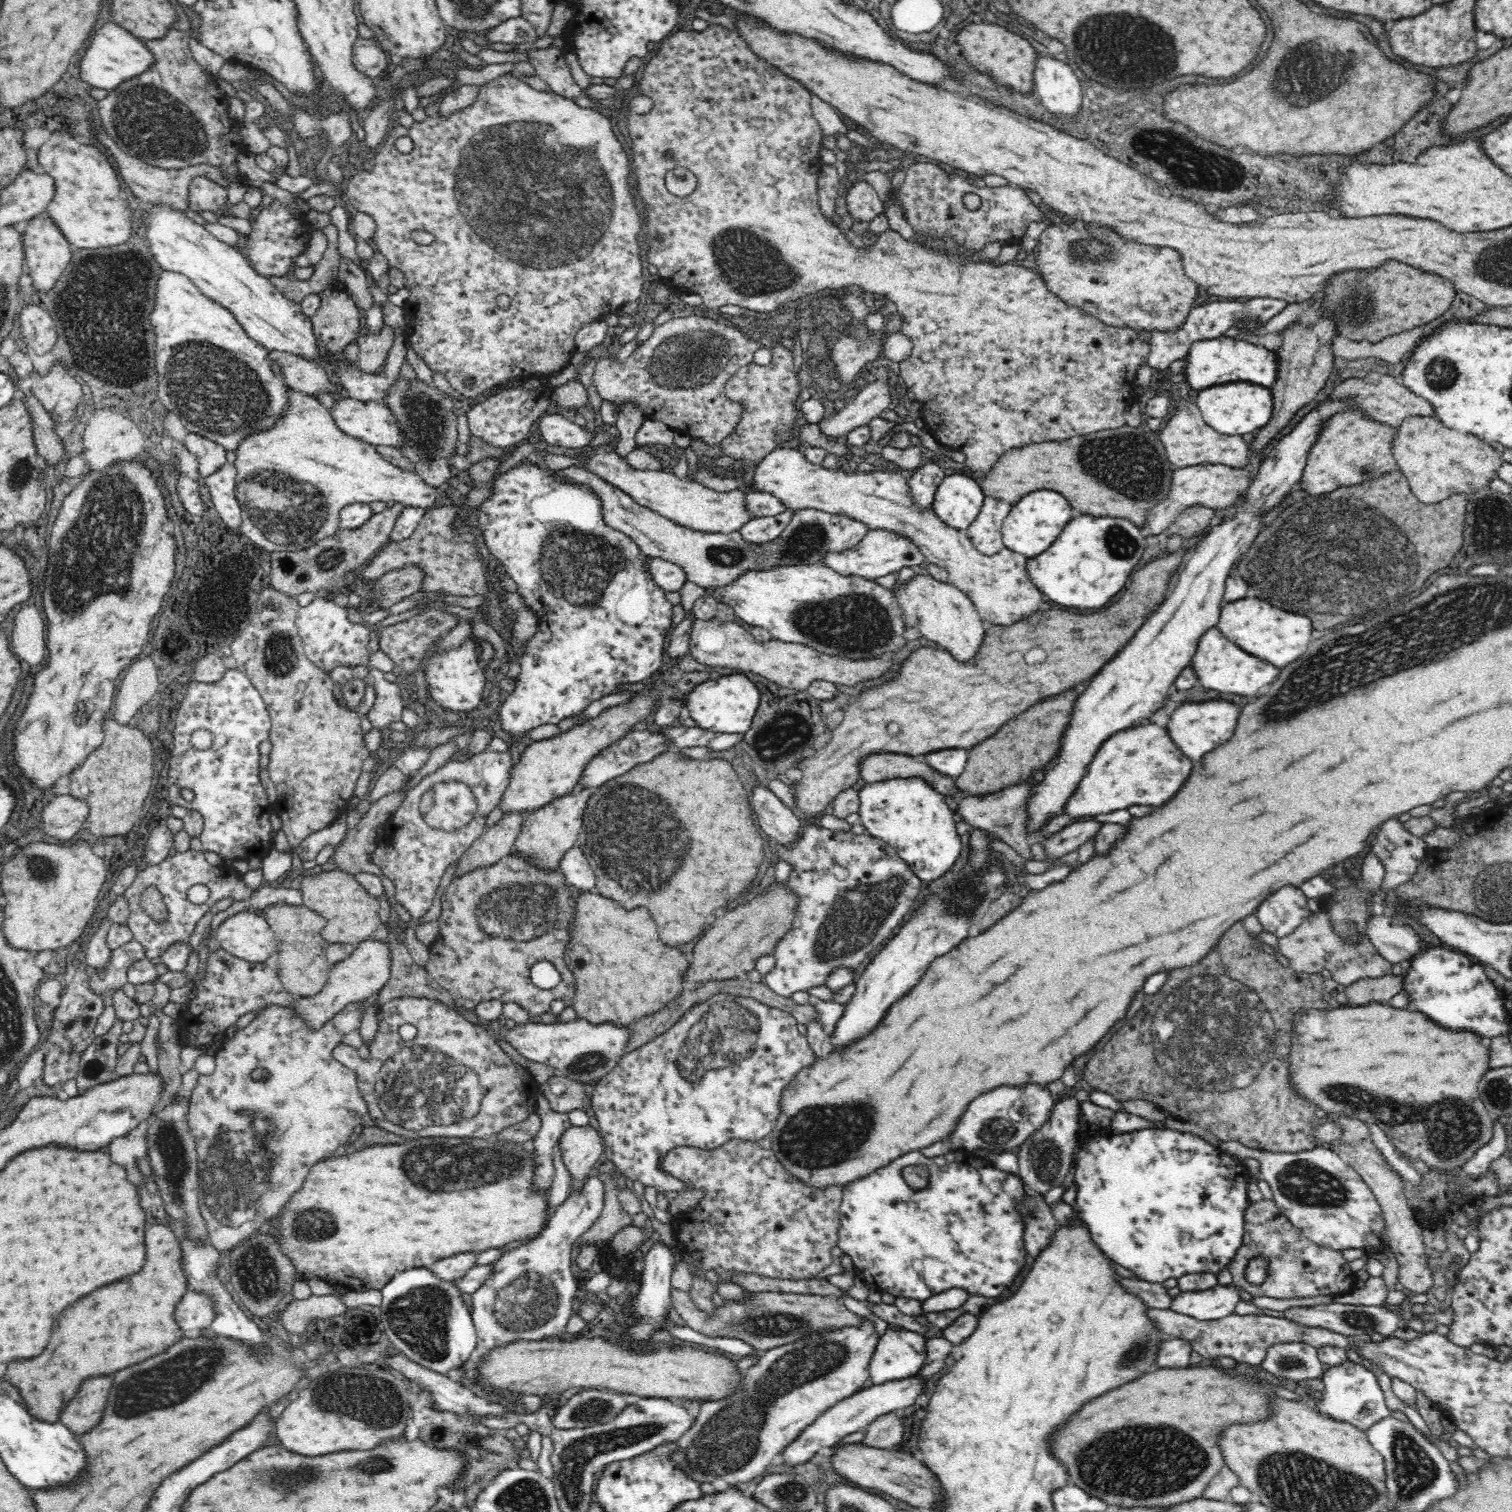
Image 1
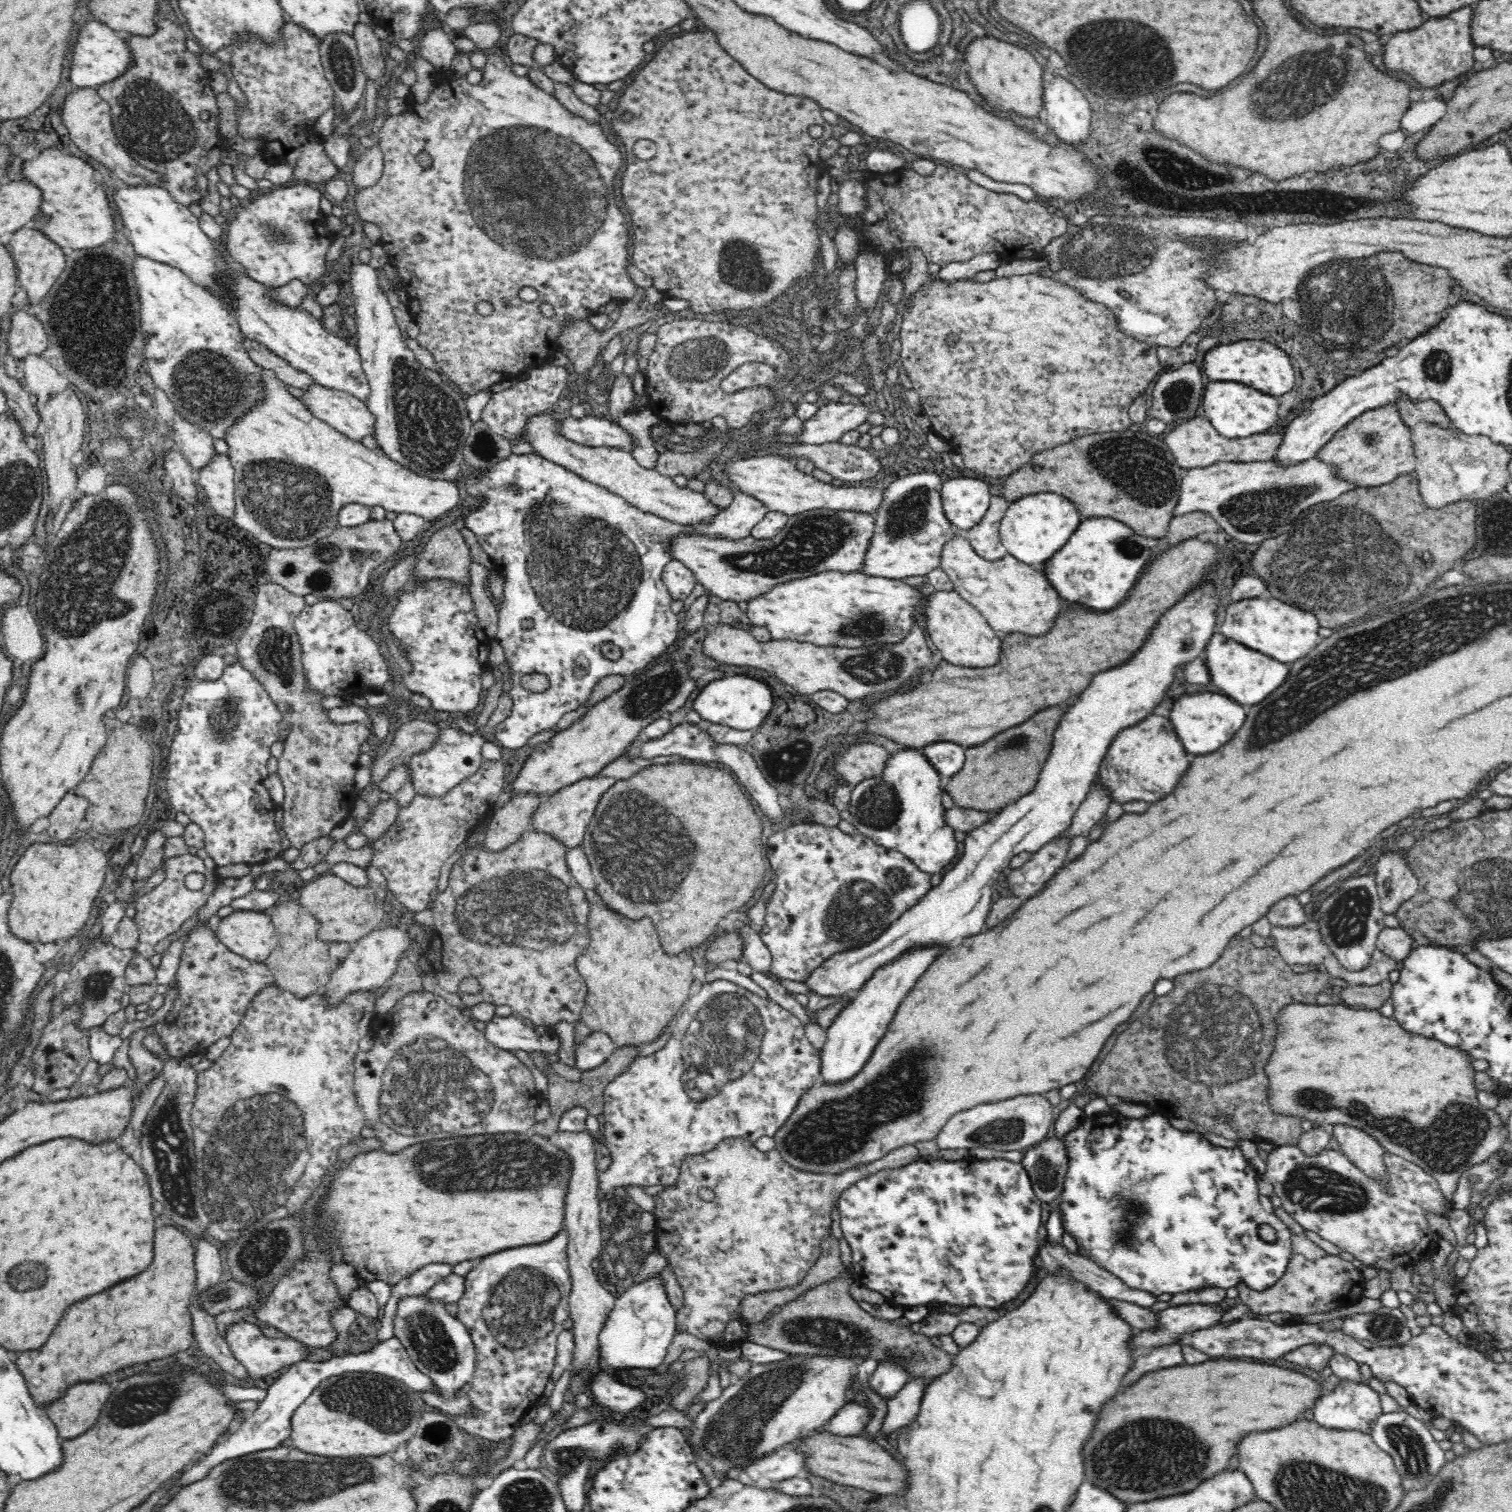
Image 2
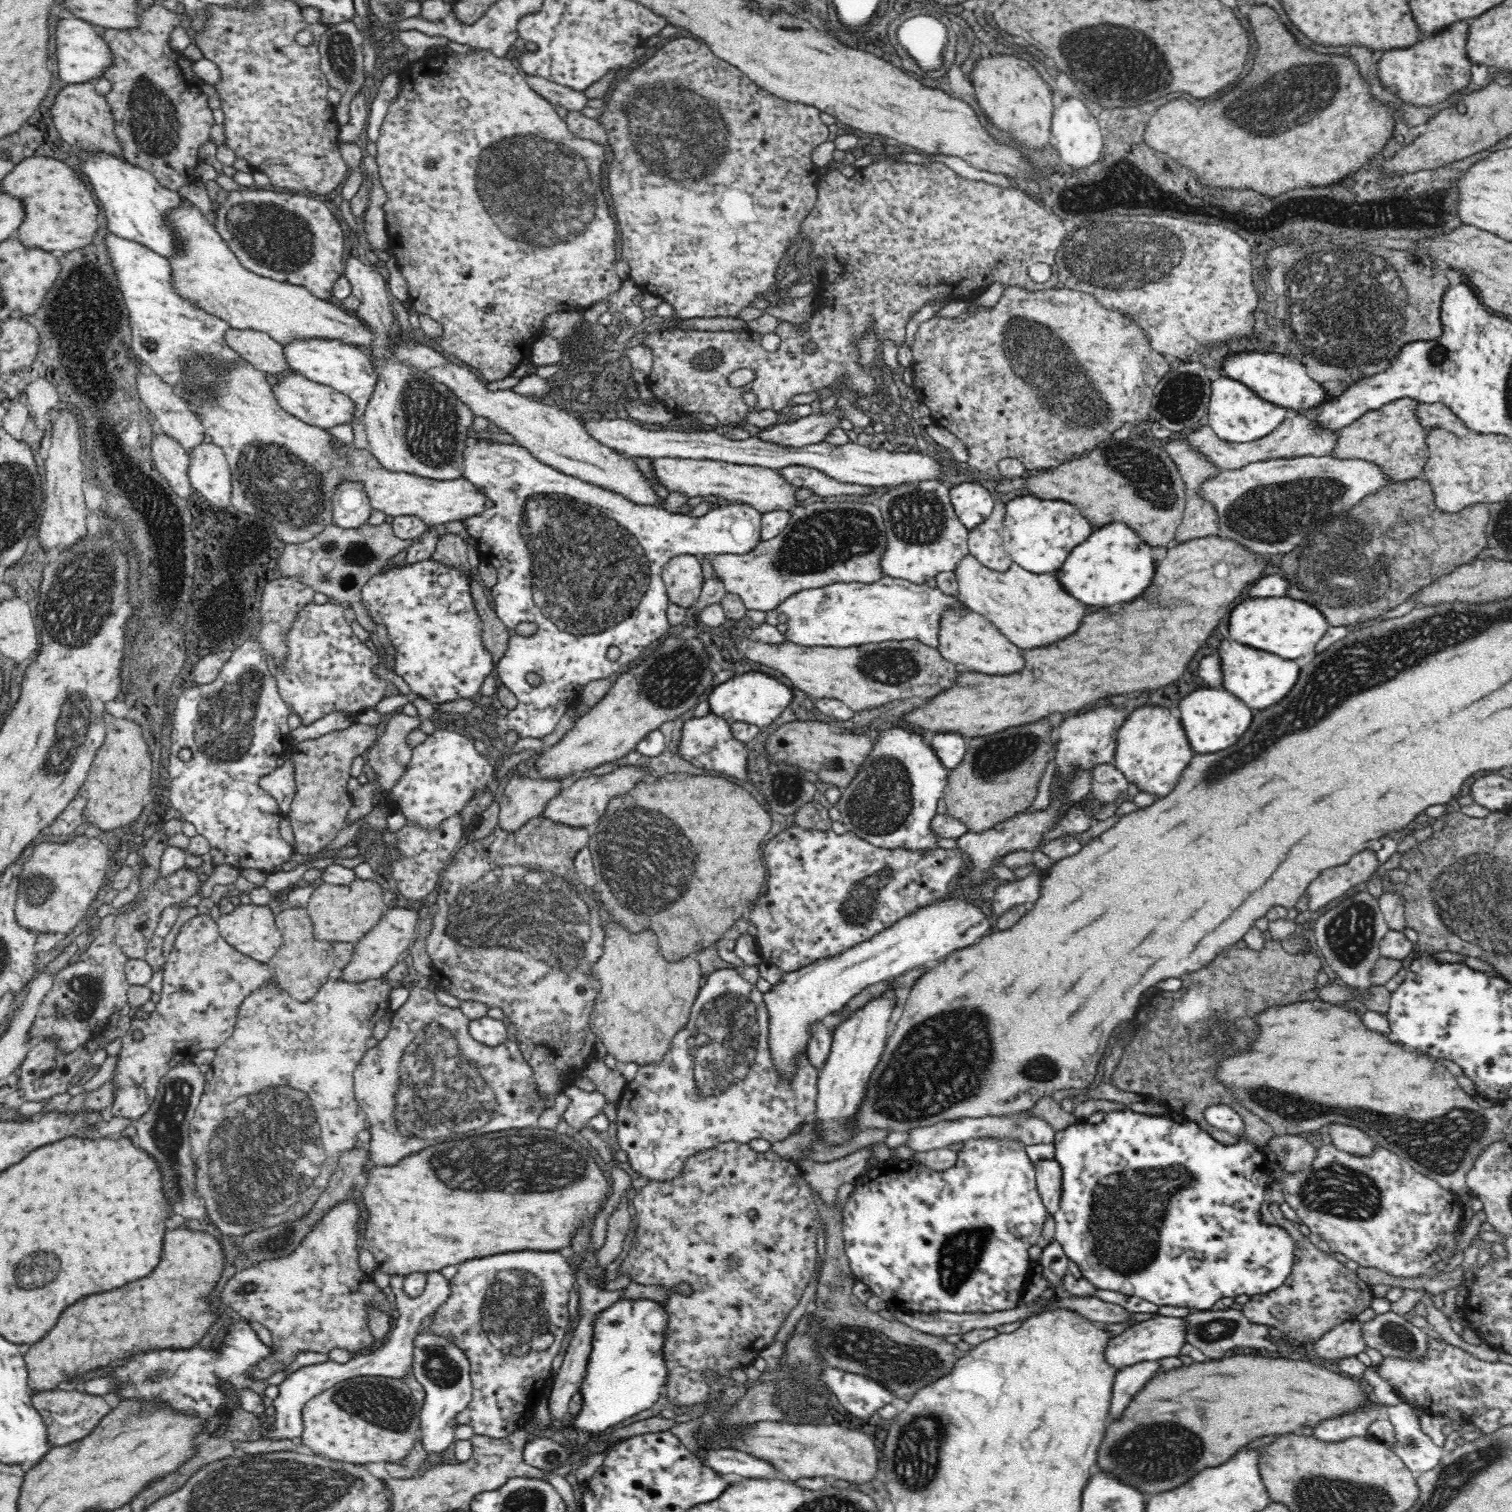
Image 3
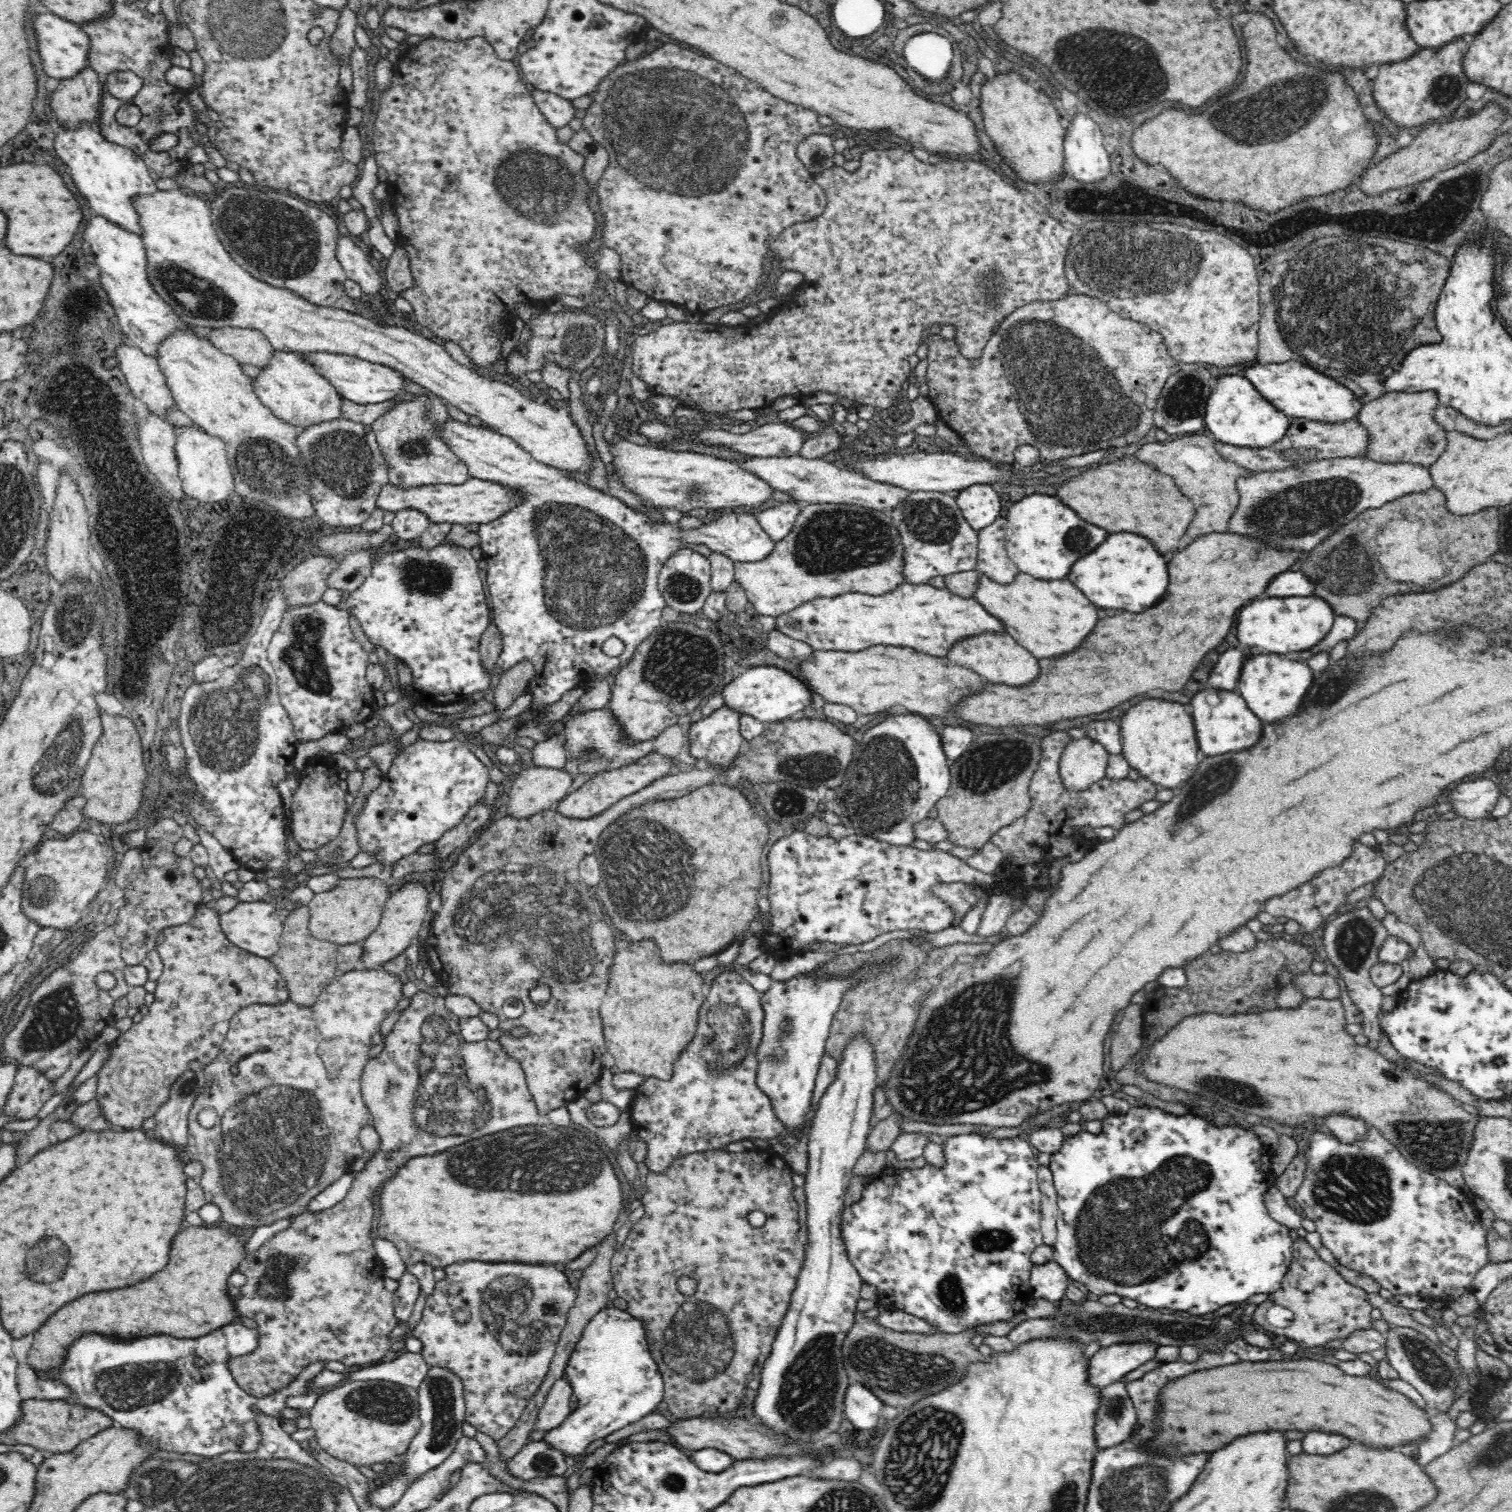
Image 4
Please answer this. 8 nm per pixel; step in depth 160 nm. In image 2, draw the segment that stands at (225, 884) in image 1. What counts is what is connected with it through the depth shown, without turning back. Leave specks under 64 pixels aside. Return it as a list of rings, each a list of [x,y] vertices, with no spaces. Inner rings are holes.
[[[186,853],[180,856],[165,858],[161,864],[164,877],[151,889],[144,889],[144,884],[148,884],[148,878],[138,879],[133,882],[133,898],[131,905],[131,920],[137,926],[138,940],[135,948],[137,954],[150,959],[155,953],[154,946],[163,938],[168,938],[170,934],[178,932],[186,920],[196,916],[198,910],[207,902],[211,894],[214,894],[219,885],[220,879],[215,871],[210,871],[203,865],[202,858],[198,855]],[[191,872],[200,872],[205,876],[205,884],[199,890],[188,889],[185,885],[185,877]]]

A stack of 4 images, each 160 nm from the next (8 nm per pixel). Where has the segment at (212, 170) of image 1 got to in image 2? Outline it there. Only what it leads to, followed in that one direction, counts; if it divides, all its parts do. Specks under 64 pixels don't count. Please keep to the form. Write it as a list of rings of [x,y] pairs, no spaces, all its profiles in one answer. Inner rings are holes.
[[[78,88],[66,96],[62,123],[68,128],[70,139],[78,149],[114,173],[114,176],[120,178],[127,186],[162,187],[162,184],[166,182],[164,174],[142,167],[138,162],[135,162],[128,155],[126,149],[120,145],[112,129],[110,108],[107,106],[107,103],[103,102],[100,98],[96,88]]]

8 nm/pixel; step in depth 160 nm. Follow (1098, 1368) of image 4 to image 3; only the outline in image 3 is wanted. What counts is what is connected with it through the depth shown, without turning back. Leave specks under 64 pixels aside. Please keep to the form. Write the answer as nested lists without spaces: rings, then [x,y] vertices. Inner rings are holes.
[[[1157,1315],[1154,1318],[1136,1323],[1120,1335],[1113,1337],[1106,1348],[1106,1361],[1117,1370],[1122,1370],[1122,1368],[1138,1364],[1137,1362],[1140,1361],[1158,1361],[1162,1358],[1179,1357],[1182,1346],[1187,1343],[1186,1332],[1188,1332],[1188,1319],[1186,1317]]]

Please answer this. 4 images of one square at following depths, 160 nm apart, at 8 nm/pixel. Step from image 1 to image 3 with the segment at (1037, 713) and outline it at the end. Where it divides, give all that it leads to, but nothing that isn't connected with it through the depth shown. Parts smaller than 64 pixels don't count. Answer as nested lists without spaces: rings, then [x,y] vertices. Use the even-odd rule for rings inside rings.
[[[1046,718],[1020,728],[1006,728],[986,738],[968,740],[964,760],[956,770],[949,771],[942,796],[946,814],[964,821],[968,831],[980,832],[1030,807],[1037,794],[1038,782],[1054,756],[1052,732],[1052,724]],[[1030,738],[1036,742],[1030,744]]]

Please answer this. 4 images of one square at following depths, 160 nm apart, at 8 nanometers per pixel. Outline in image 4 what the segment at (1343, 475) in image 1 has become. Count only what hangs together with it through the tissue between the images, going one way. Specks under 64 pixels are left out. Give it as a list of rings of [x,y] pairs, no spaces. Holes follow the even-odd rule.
[[[1388,392],[1362,404],[1355,422],[1367,433],[1363,457],[1386,464],[1417,464],[1428,468],[1446,446],[1446,430],[1431,418],[1438,406],[1435,392]]]

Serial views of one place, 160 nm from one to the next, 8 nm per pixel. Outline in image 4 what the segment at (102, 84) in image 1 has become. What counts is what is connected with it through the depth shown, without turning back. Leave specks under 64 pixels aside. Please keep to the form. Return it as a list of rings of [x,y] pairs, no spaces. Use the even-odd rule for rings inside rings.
[[[42,14],[34,20],[38,22],[40,30],[40,56],[46,68],[46,74],[52,78],[68,80],[80,74],[89,66],[88,50],[90,50],[90,37],[81,27],[81,23],[69,21],[54,14]]]

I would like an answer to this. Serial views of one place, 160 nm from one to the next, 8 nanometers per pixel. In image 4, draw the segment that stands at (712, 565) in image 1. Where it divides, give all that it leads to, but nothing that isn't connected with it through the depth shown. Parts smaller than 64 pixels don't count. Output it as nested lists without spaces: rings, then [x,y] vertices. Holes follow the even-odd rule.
[[[801,504],[799,515],[791,531],[777,540],[771,551],[757,561],[733,561],[734,580],[743,588],[747,601],[763,616],[778,617],[794,610],[796,605],[814,596],[838,596],[838,592],[870,592],[882,594],[903,580],[901,573],[902,543],[898,530],[884,511],[864,508],[856,504]]]

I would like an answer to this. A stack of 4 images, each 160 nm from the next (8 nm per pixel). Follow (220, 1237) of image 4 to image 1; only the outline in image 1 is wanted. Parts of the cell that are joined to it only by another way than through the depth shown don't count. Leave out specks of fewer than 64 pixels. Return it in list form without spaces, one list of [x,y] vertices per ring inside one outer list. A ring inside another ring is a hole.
[[[165,1225],[150,1226],[144,1232],[144,1246],[146,1260],[140,1272],[102,1286],[74,1302],[54,1324],[50,1344],[38,1358],[8,1364],[1,1380],[18,1390],[26,1410],[36,1420],[59,1422],[62,1410],[76,1396],[84,1378],[138,1364],[154,1356],[154,1352],[162,1352],[166,1344],[174,1344],[184,1334],[173,1317],[174,1306],[188,1290],[181,1267],[179,1240]],[[12,1370],[16,1370],[14,1382]]]

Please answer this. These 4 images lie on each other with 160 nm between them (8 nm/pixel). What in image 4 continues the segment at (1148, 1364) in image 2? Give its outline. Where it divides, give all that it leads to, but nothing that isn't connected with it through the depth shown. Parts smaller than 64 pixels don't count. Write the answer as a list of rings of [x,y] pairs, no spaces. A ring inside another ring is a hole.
[[[1122,1378],[1102,1388],[1102,1404],[1096,1412],[1099,1449],[1127,1441],[1137,1426],[1137,1412],[1126,1384],[1126,1379]]]

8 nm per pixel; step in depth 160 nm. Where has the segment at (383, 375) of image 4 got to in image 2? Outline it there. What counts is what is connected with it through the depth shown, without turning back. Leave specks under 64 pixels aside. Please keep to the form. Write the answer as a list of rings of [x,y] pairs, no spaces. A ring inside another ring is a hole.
[[[126,185],[117,188],[113,197],[122,224],[129,230],[128,238],[139,256],[179,269],[207,291],[219,288],[219,298],[223,298],[224,306],[235,313],[247,340],[257,342],[294,368],[306,371],[319,385],[346,392],[364,402],[368,400],[371,388],[356,346],[323,330],[320,321],[302,306],[290,307],[276,299],[272,289],[250,277],[227,249],[220,251],[218,240],[209,238],[200,229],[198,217],[175,202],[166,188]]]

